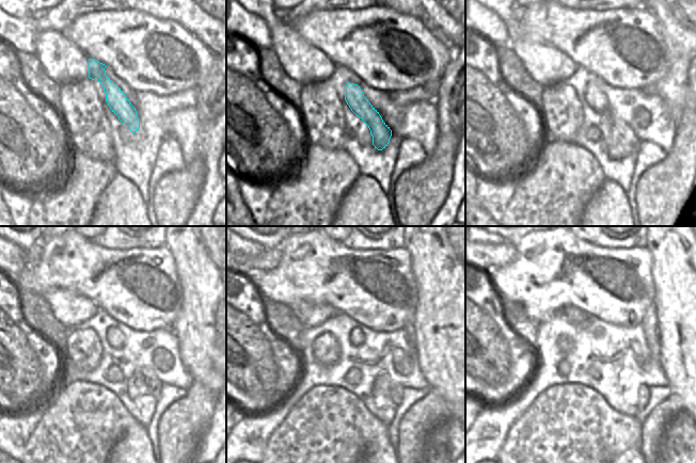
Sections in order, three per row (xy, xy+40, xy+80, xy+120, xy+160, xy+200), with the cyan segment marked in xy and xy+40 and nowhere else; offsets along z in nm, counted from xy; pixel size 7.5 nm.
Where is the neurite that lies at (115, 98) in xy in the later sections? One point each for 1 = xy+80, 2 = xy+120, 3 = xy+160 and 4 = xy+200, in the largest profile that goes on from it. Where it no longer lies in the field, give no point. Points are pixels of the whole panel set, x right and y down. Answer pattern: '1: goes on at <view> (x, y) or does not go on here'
1: goes on at xy+80 (622, 142)
2: goes on at xy+120 (143, 382)
3: goes on at xy+160 (383, 385)
4: goes on at xy+200 (644, 393)

